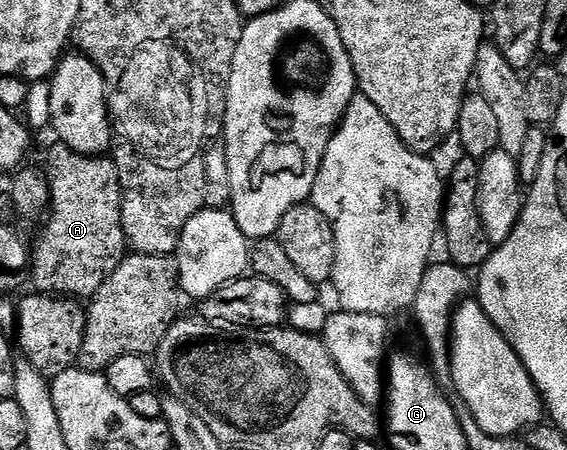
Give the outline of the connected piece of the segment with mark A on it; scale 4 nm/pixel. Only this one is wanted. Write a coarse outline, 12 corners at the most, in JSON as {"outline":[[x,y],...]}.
{"outline":[[55,143],[29,253],[44,295],[90,299],[125,256],[119,169]]}

